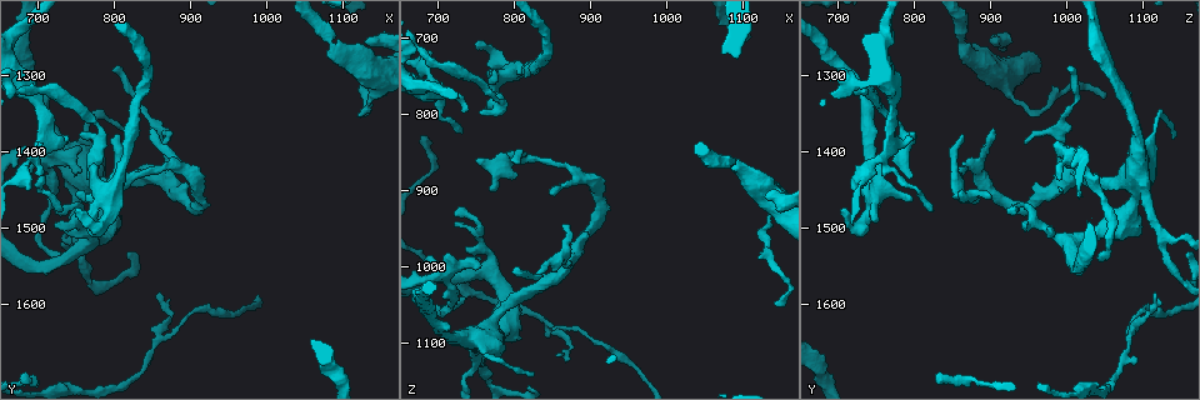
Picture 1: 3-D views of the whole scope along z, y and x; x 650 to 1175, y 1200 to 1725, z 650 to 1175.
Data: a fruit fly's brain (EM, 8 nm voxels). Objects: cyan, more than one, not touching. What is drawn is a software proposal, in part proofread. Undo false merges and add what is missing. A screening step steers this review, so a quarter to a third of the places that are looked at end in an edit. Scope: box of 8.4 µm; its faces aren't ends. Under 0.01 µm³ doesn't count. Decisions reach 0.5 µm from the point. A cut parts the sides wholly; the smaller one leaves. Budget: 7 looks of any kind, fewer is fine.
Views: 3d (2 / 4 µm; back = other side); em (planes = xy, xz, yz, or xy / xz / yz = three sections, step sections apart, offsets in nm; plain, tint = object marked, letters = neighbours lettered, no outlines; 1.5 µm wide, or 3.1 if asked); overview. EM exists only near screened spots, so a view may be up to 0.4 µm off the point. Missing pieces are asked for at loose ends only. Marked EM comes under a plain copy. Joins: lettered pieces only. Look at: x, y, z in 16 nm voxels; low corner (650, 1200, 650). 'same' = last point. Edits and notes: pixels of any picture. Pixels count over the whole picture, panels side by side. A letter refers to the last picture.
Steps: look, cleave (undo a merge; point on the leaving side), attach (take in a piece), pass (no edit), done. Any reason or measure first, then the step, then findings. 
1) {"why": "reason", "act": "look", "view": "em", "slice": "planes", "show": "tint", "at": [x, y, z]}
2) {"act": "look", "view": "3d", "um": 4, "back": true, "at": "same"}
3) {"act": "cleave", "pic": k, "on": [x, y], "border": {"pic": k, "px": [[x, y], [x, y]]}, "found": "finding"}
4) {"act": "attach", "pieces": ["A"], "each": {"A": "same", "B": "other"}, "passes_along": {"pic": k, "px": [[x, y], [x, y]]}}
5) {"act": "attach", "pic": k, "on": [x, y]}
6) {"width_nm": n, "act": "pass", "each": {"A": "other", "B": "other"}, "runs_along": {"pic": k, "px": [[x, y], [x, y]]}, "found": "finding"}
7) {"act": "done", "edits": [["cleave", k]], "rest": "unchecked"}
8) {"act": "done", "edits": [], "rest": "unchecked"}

{"why": "tapers out", "act": "look", "view": "em", "slice": "xz", "step": 4, "show": "tint", "at": [865, 1585, 1115]}

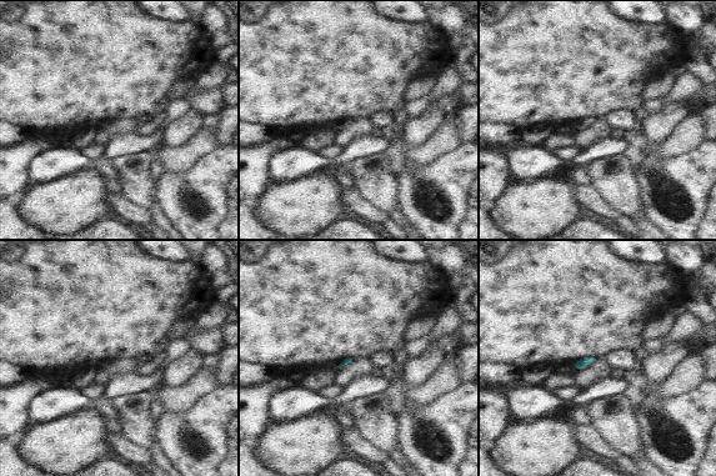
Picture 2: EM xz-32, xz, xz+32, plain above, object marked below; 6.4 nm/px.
{"act": "look", "view": "em", "slice": "planes", "show": "letters", "at": "same"}

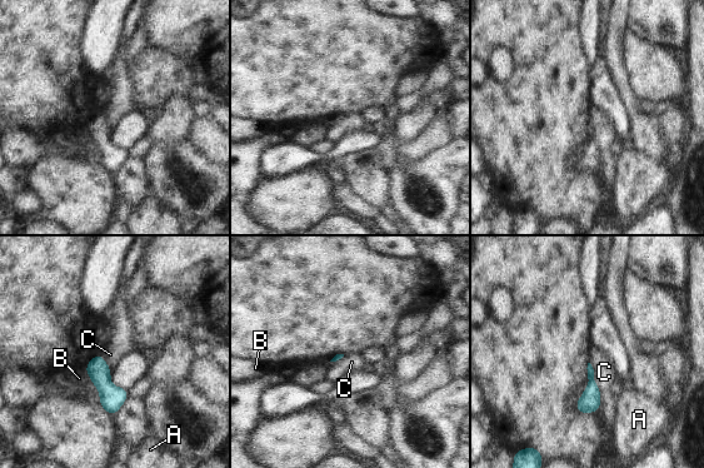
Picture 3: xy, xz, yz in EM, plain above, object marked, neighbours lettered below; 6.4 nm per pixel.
{"act": "pass", "each": {"A": "other", "B": "other", "C": "other"}, "border": {"pic": 3, "px": [[589, 362], [599, 391], [598, 411]]}, "found": "none of them fits"}

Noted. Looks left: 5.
{"why": "three-way junction", "act": "look", "view": "em", "slice": "planes", "show": "tint", "at": [695, 1410, 760]}

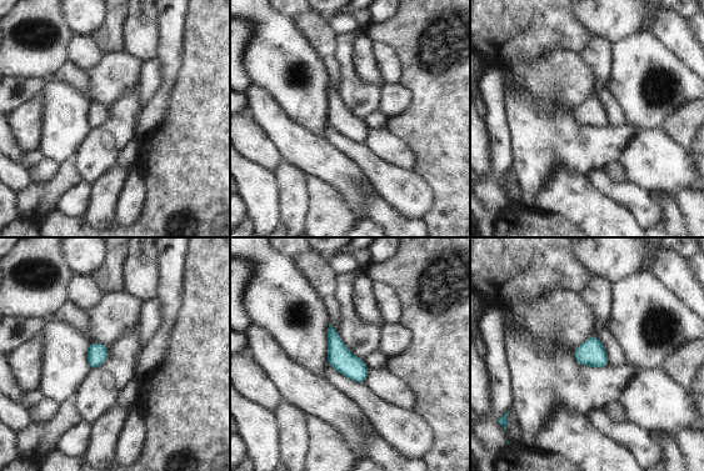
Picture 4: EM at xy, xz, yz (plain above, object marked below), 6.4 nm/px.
{"why": "what lies round it", "act": "look", "view": "em", "slice": "planes", "show": "letters", "at": "same"}

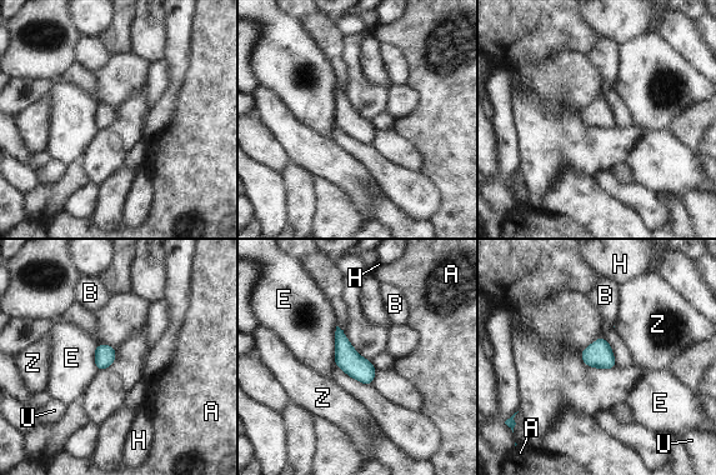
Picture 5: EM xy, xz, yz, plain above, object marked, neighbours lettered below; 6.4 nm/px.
{"act": "pass", "each": {"A": "other", "B": "other", "E": "other", "H": "other", "U": "other", "Z": "other"}, "border": {"pic": 5, "px": [[336, 325], [334, 364]]}, "found": "all the same cell"}

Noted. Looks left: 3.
{"why": "long arm stops here", "act": "look", "view": "em", "slice": "xy", "step": 8, "show": "tint", "at": [1145, 1330, 1045]}

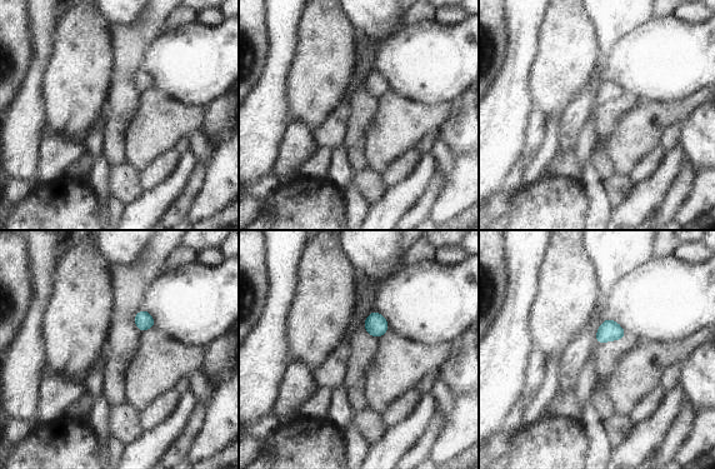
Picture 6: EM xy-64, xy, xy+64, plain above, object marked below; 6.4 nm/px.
{"why": "another direction", "act": "look", "view": "em", "slice": "planes", "show": "letters", "at": "same"}

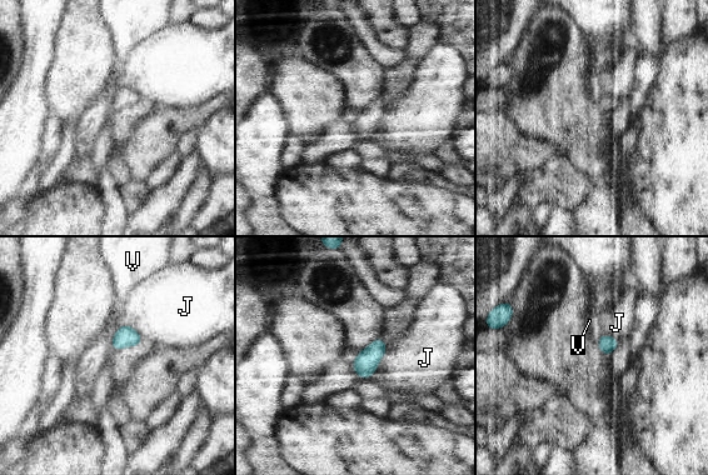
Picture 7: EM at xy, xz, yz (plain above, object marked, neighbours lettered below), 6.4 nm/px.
{"act": "pass", "each": {"J": "other", "V": "other"}, "border": {"pic": 7, "px": [[385, 351], [367, 378], [350, 365]]}, "found": "none of them fits"}

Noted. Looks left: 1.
{"act": "done", "edits": [], "rest": "unchecked"}

